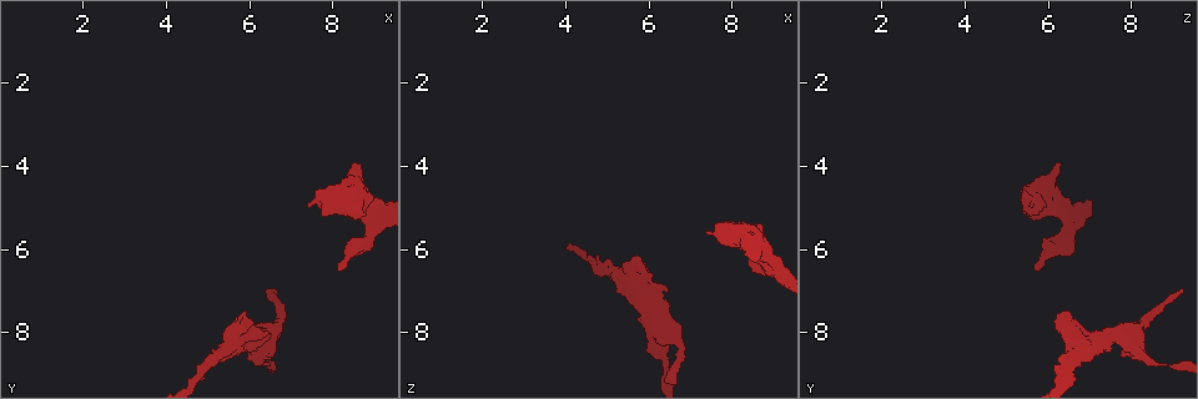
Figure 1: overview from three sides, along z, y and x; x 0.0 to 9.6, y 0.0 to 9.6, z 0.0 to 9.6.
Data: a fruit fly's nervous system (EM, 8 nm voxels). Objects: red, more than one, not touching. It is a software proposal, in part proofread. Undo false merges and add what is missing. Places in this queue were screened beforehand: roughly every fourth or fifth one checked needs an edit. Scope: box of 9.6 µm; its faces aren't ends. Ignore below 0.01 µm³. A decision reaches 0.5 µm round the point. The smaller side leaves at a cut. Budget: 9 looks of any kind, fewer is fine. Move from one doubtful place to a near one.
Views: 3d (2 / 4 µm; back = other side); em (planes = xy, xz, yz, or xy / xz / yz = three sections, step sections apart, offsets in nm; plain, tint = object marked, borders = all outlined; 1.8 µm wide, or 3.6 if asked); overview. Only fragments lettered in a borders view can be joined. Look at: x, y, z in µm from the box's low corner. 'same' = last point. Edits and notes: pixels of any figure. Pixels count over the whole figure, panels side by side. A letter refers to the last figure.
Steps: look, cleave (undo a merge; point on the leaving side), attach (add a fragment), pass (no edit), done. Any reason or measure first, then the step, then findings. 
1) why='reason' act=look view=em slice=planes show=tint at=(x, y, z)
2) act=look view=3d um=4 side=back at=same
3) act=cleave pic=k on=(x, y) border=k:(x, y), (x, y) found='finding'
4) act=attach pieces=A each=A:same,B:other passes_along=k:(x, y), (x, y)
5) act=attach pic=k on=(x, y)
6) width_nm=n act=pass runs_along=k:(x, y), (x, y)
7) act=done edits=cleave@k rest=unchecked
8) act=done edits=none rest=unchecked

why='free end' act=look view=em slice=xz step=8 show=plain at=(8.55, 3.95, 6.25)

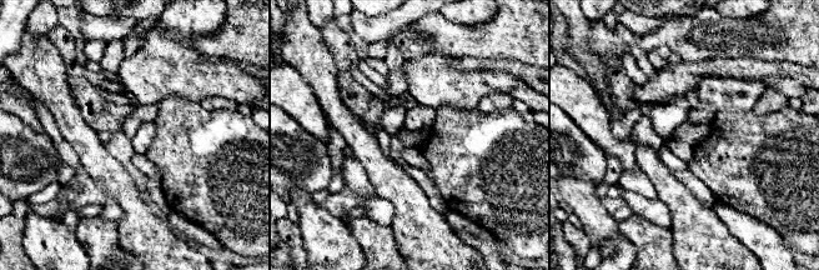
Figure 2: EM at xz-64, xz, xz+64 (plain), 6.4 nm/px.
why='see the neighbours' act=look view=em slice=xz step=8 show=borders at=same

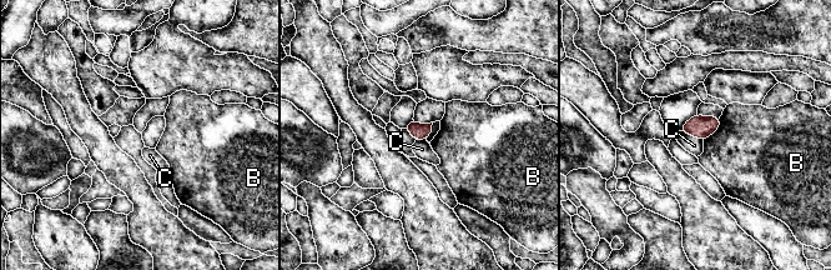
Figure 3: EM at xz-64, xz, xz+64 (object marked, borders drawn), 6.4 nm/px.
act=pass each=B:other,C:other border=3:(681, 130), (703, 140) found='none of them fits'

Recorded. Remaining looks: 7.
why='branch stops here' act=look view=em slice=planes show=borders at=(8.15, 6.45, 5.60)

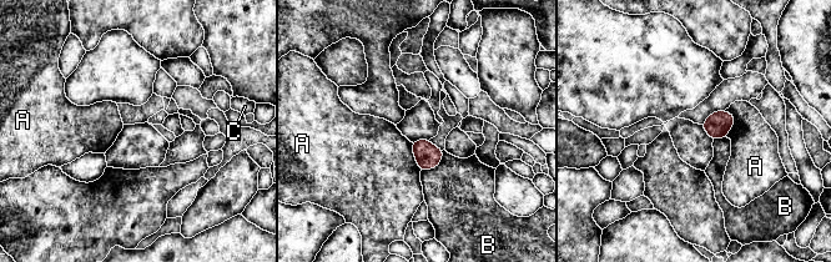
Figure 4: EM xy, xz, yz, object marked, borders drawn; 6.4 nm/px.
act=pass each=A:other,B:other,C:other found='none of them fits'

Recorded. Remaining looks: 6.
why='calibre changes' act=look view=em slice=yz step=8 show=tint at=(6.40, 8.80, 8.85)

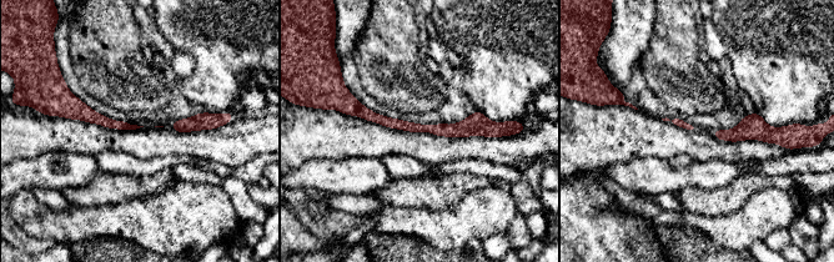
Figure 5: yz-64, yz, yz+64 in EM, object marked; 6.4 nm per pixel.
why='cut it another way' act=look view=em slice=planes show=borders at=same

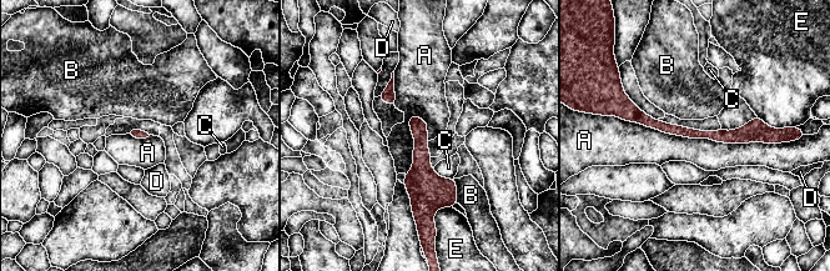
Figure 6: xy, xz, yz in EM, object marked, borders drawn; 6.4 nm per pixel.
width_nm=60 act=pass each=A:other,B:other,C:other,D:other,E:other runs_along=6:(627, 118), (693, 134), (774, 131) found='all the same neuron'

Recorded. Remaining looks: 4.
why='branch stops here' act=look view=3d um=2 side=back at=(5.80, 7.50, 6.20)

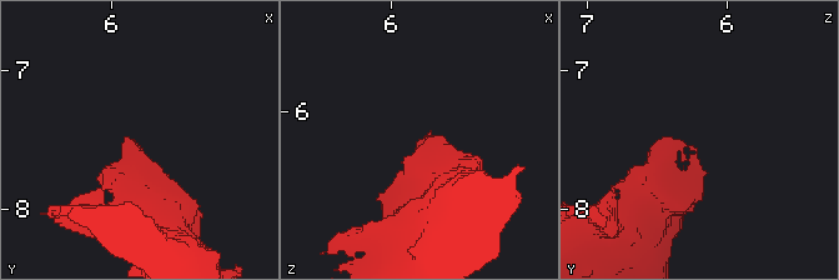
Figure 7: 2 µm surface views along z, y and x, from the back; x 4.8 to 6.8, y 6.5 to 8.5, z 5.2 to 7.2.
act=look view=em slice=xz step=4 show=tint at=(5.84, 7.56, 6.22)

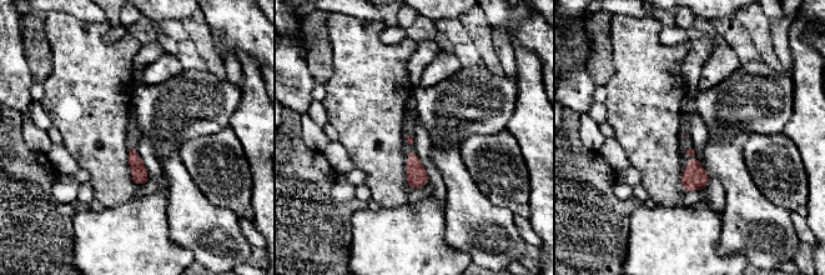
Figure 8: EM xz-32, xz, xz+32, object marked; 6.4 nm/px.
act=look view=em slice=planes show=borders at=same

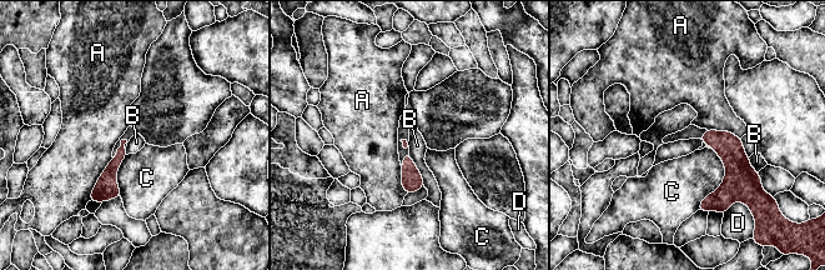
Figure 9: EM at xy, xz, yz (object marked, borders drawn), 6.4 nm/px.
act=pass each=A:other,B:other,C:other,D:other border=9:(410, 153), (424, 185) found='none of them fits'

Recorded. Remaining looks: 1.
act=done edits=none rest=unchecked

